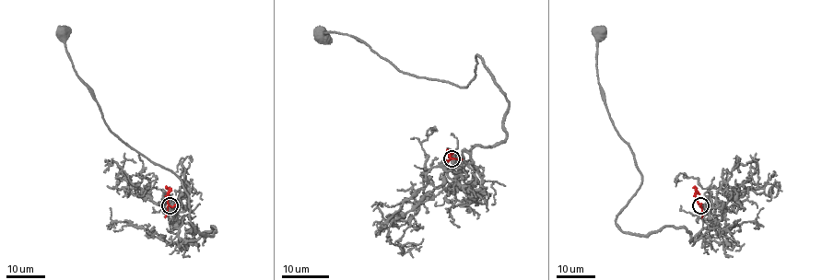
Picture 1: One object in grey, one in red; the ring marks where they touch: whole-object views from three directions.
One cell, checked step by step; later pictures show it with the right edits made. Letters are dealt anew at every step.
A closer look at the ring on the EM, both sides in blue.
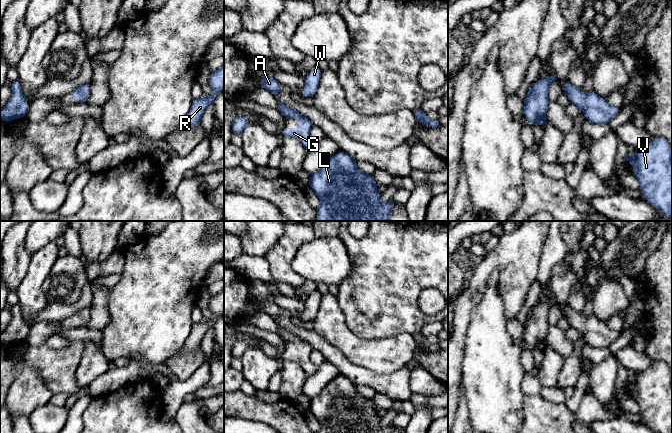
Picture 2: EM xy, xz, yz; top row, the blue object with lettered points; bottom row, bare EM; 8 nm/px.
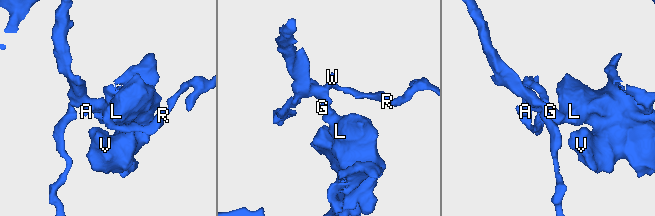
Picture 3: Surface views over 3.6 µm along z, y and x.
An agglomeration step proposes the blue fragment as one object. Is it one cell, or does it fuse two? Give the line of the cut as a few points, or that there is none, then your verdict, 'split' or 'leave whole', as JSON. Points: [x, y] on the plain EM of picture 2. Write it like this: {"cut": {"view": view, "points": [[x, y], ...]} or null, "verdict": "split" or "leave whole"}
{"cut": null, "verdict": "leave whole"}

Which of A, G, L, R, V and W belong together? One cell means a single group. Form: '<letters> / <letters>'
A G L R V W

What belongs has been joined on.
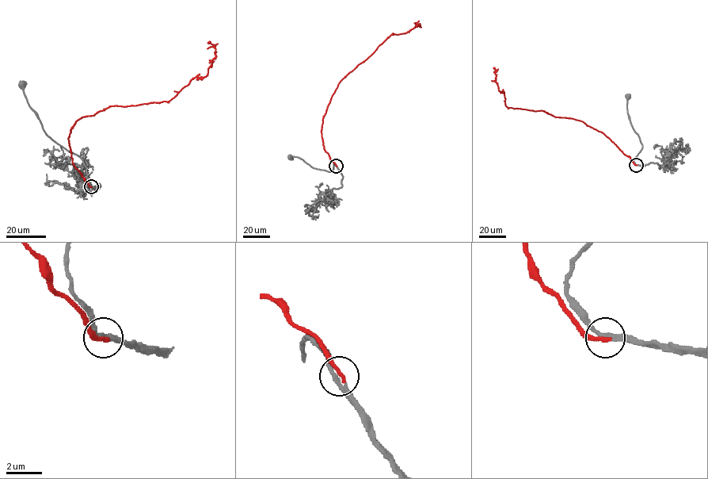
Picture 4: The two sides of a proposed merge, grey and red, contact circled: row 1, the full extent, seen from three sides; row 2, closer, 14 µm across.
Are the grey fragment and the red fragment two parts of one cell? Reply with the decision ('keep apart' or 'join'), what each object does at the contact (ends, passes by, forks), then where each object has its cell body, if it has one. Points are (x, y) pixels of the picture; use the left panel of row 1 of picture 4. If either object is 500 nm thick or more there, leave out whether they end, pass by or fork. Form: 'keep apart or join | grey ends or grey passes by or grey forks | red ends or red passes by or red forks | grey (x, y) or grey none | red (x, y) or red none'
join | grey passes by | red ends | grey (22, 84) | red none

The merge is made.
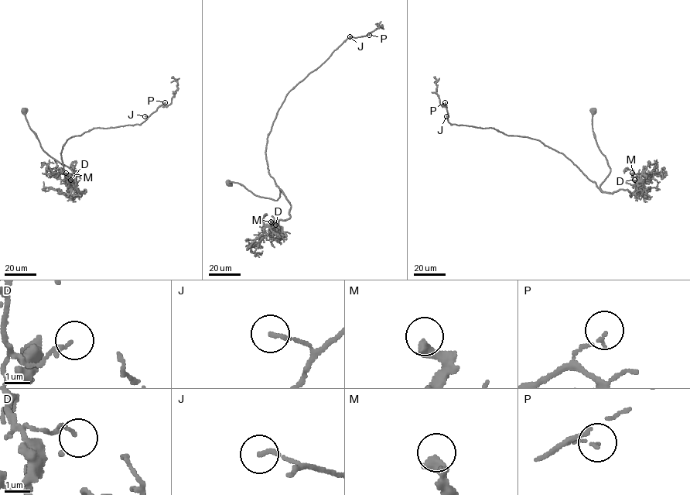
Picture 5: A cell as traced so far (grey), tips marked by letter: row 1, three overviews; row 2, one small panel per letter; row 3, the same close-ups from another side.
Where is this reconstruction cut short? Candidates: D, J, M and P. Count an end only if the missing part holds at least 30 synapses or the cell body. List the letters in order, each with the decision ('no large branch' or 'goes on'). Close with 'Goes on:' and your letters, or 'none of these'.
D: no large branch
J: no large branch
M: no large branch
P: no large branch
Goes on: none of these

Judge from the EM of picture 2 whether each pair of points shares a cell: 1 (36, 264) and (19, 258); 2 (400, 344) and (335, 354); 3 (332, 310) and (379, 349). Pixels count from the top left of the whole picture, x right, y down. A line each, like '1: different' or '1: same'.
1: different
2: different
3: same

